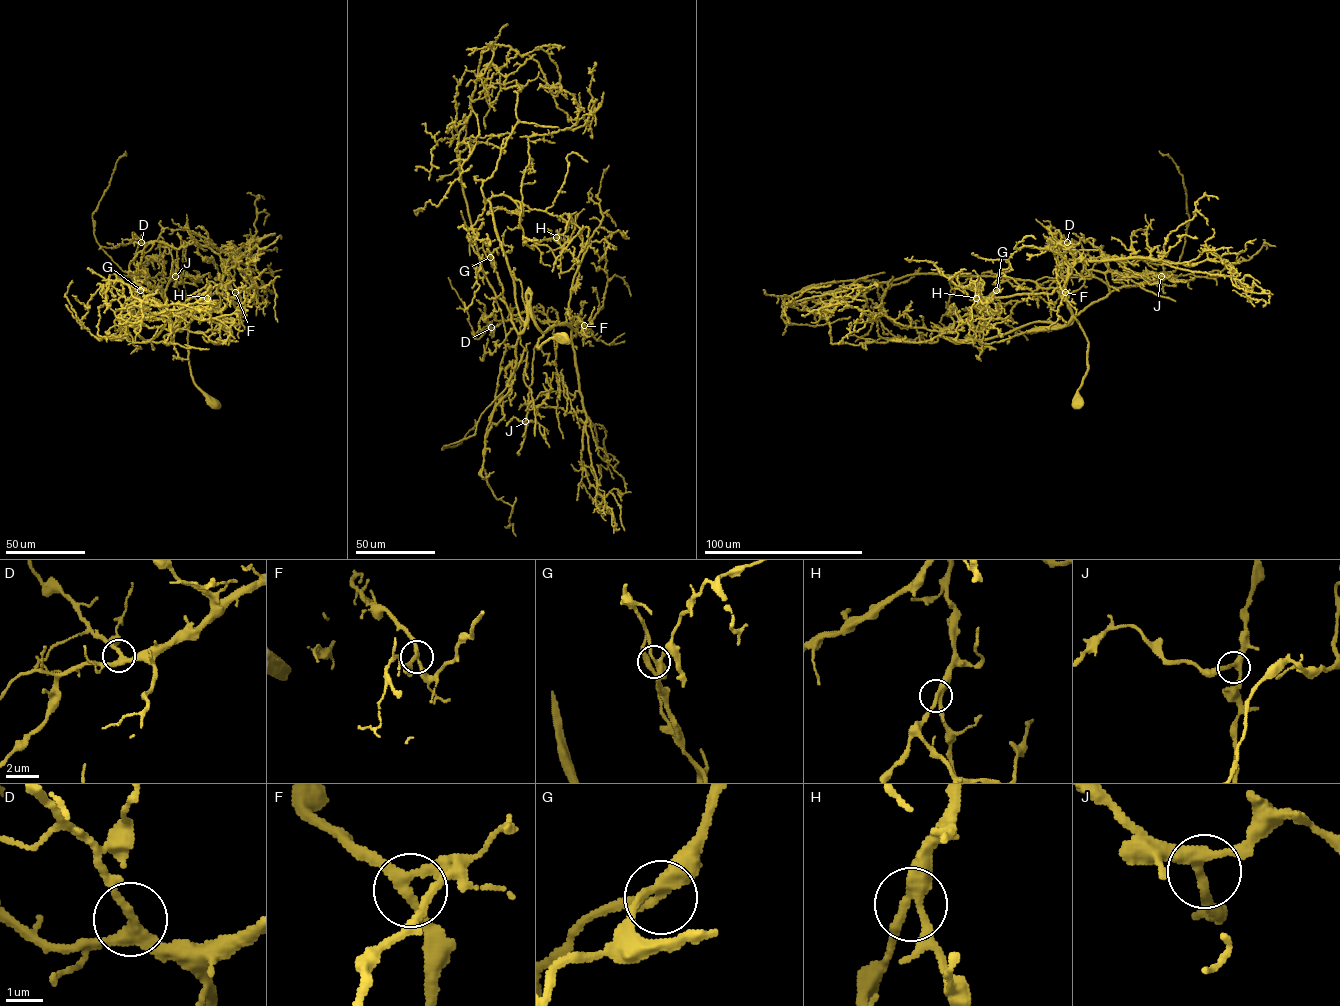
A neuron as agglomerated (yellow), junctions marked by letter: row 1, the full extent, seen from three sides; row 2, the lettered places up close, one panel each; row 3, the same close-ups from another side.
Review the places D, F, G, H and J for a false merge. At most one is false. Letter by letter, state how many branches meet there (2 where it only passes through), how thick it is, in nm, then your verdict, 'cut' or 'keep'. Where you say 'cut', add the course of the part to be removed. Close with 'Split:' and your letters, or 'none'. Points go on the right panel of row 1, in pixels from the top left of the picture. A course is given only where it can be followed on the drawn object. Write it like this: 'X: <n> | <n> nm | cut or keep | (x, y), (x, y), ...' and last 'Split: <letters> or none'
D: 3 | 280 nm | keep
F: 3 | 240 nm | keep
G: 3 | 280 nm | keep
H: 3 | 280 nm | keep
J: 3 | 280 nm | keep
Split: none

